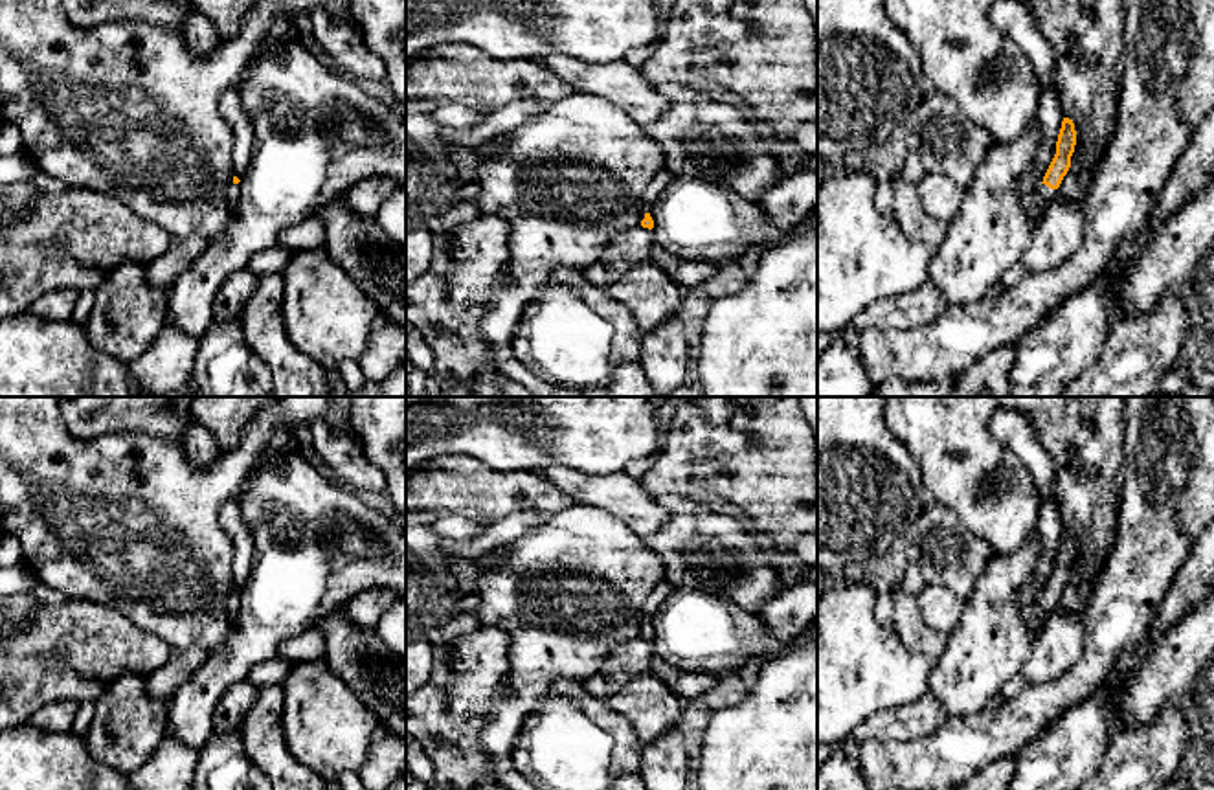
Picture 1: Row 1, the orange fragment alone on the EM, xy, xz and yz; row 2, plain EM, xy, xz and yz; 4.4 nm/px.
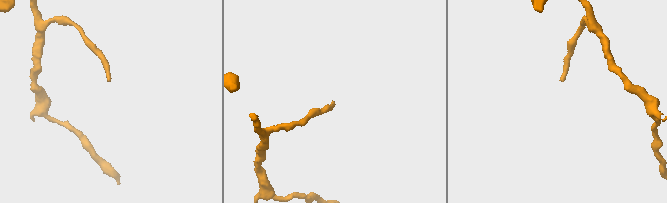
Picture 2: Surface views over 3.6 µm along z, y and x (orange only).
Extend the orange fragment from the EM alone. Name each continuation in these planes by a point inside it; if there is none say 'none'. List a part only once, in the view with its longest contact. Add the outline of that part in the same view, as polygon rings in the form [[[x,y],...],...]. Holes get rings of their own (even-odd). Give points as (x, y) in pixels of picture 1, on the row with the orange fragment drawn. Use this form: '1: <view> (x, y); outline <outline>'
1: yz (1033, 203); outline [[[1041,184],[1032,195],[1025,197],[1025,208],[1030,217],[1040,219],[1043,197],[1051,191],[1049,186]]]

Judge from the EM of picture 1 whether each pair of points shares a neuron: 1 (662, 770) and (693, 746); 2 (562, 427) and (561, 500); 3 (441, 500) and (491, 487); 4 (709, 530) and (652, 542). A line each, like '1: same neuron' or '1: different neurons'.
1: different neurons
2: different neurons
3: same neuron
4: same neuron

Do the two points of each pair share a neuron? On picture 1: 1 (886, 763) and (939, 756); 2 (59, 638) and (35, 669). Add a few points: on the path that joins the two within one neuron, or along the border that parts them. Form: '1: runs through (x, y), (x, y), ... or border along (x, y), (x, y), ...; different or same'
1: runs through (899, 763), (926, 763); same
2: border along (19, 654), (57, 656), (85, 675); different

